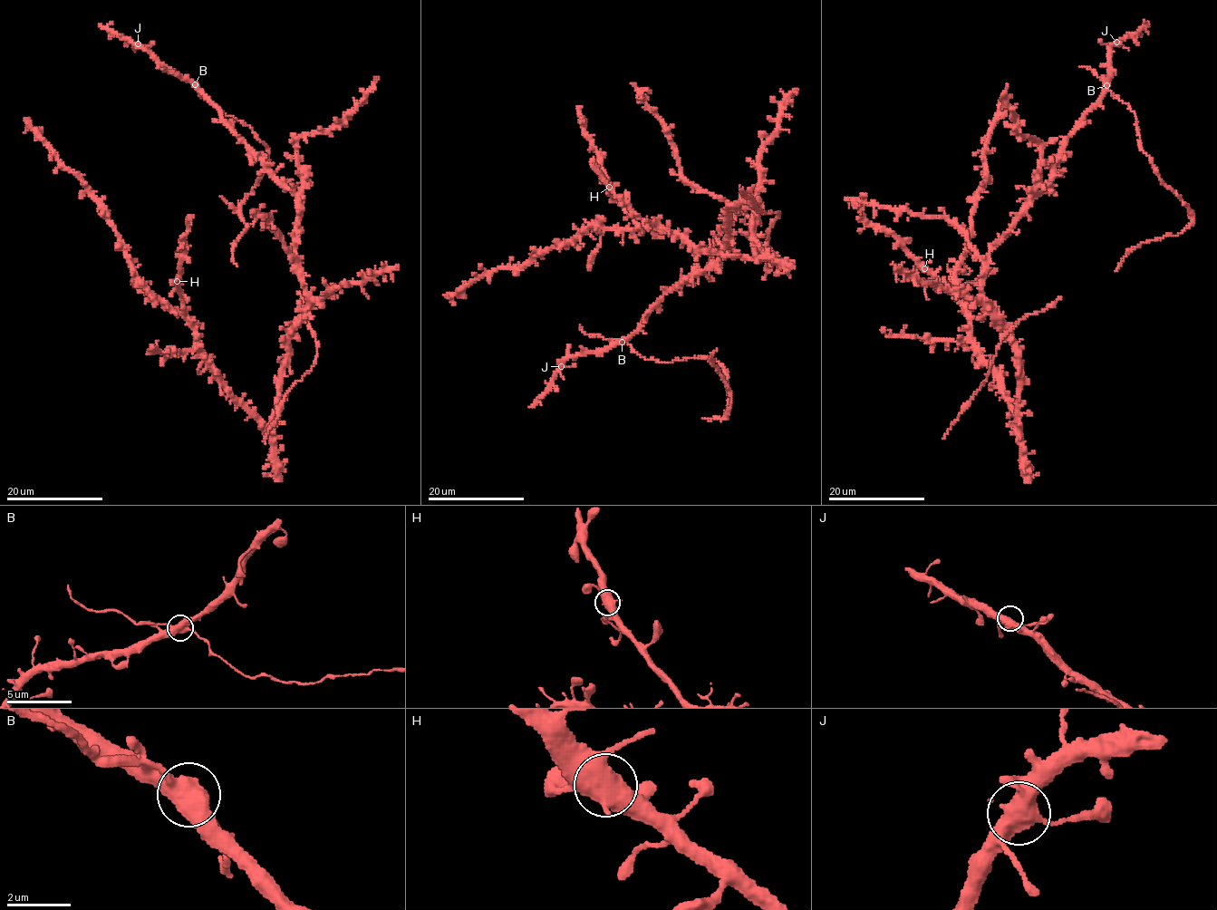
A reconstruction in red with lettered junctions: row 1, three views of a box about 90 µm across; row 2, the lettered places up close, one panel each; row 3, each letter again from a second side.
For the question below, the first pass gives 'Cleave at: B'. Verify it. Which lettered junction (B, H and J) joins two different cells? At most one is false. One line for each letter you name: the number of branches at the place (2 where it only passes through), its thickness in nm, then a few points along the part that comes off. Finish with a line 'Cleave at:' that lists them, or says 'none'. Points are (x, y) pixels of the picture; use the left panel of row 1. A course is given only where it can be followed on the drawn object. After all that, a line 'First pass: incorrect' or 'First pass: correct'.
B: Branches: 4. Thickness 550 nm. Course of the part to remove: (195, 83), (203, 98), (242, 121), (267, 148), (265, 169), (240, 206), (248, 226), (232, 250), (237, 266)
Cleave at: B
First pass: correct

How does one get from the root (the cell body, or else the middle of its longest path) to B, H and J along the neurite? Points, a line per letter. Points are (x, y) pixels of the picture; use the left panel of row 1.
B: (306, 294), (293, 235), (300, 212), (295, 196), (275, 177), (195, 83)
H: (306, 294), (304, 319), (292, 331), (278, 409), (272, 420), (262, 423), (233, 395), (201, 349), (177, 281)
J: (306, 294), (293, 235), (300, 212), (294, 193), (275, 177), (263, 159), (224, 119), (217, 106), (138, 43)

